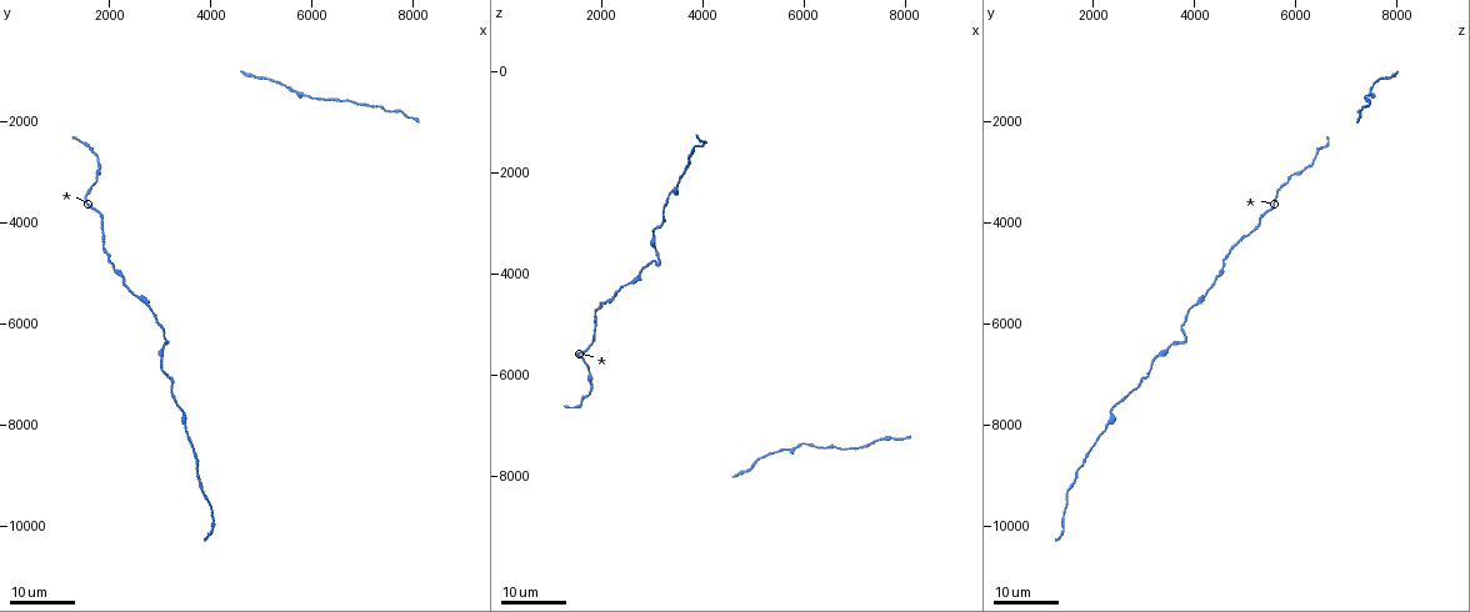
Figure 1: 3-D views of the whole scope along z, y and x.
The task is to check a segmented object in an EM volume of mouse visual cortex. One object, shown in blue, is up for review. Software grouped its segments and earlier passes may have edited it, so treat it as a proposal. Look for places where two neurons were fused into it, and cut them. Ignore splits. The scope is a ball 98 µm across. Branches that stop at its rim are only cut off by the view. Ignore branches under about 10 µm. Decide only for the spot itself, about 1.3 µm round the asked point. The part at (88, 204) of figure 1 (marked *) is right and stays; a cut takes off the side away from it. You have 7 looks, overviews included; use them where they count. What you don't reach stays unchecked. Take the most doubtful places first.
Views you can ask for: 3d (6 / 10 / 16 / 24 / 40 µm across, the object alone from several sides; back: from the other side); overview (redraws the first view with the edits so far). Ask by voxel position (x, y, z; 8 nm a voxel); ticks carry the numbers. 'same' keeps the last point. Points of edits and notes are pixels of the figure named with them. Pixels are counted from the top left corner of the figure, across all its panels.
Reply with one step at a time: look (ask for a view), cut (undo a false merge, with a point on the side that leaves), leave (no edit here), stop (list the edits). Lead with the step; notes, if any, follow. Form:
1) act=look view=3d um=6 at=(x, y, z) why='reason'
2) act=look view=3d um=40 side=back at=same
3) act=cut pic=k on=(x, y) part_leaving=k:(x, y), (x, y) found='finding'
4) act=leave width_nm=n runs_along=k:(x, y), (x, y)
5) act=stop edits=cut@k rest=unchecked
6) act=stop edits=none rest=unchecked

act=look view=3d um=16 at=(3450, 8000, 2300)

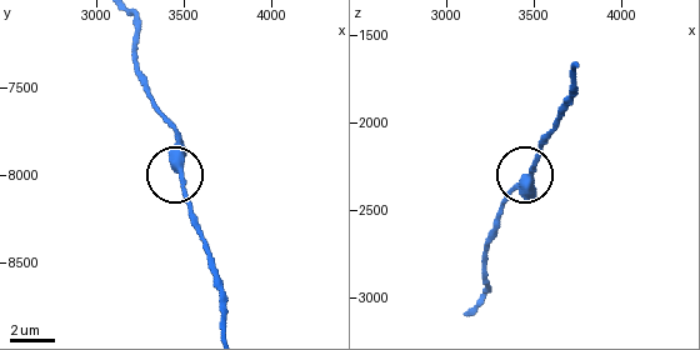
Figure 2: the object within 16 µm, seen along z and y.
act=look view=3d um=6 at=(3480, 7980, 2280) why='zoom in'

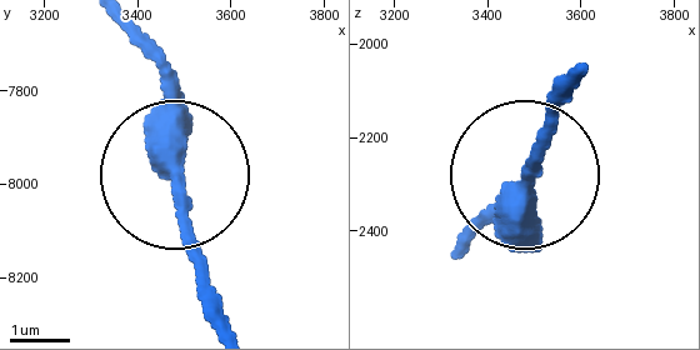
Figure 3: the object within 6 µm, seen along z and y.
act=leave width_nm=340 runs_along=3:(119, 24), (164, 83), (194, 288) found='continuous, no second neuron'

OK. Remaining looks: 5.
act=look view=3d um=16 at=(6700, 1600, 7400) why='calibre changes'

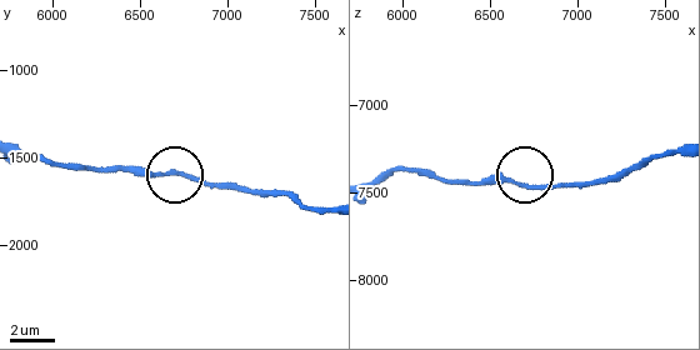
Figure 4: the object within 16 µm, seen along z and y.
act=look view=3d um=6 at=(6660, 1600, 7460) why='closer look'

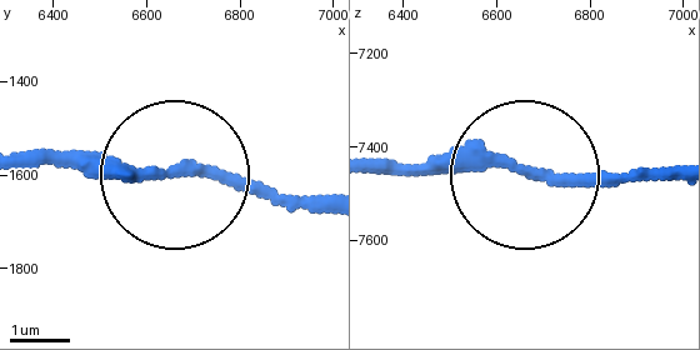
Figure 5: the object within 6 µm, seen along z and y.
act=leave found='continuous, no second neuron'

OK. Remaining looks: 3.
act=look view=3d um=16 at=(3750, 8750, 1850) why='sudden change in width'

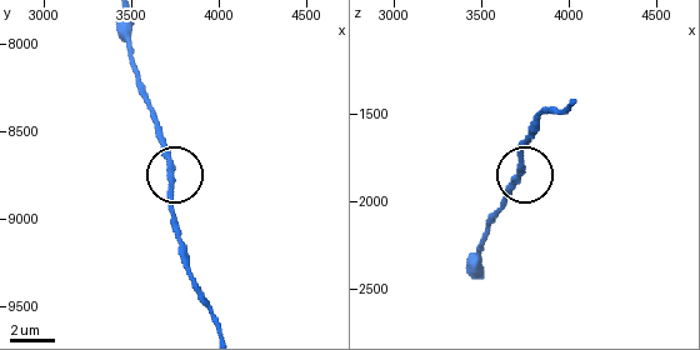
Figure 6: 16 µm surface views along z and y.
act=look view=3d um=10 at=(3720, 8740, 1820)

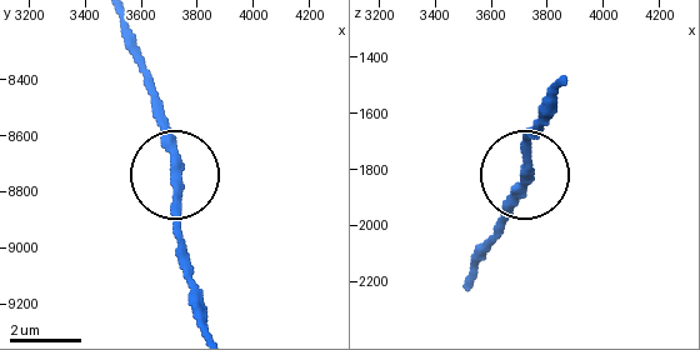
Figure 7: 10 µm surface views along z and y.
act=leave runs_along=7:(466, 279), (523, 178), (523, 130) found='one neuron here'

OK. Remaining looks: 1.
act=stop edits=none rest=unchecked

